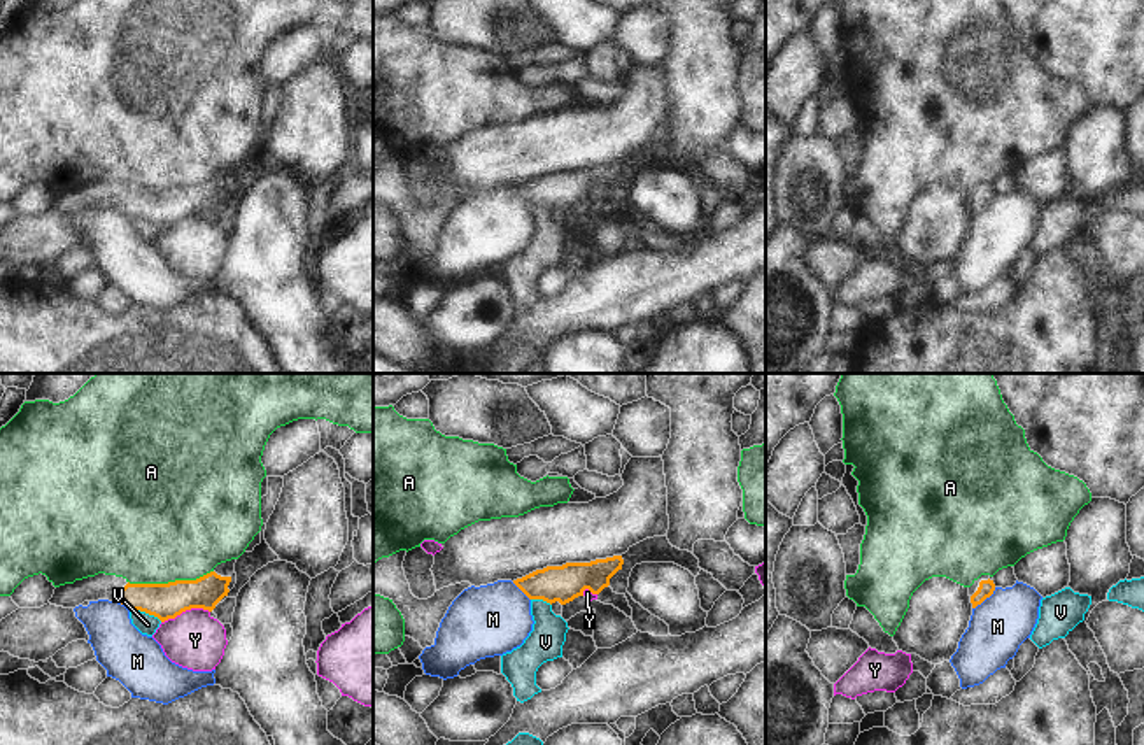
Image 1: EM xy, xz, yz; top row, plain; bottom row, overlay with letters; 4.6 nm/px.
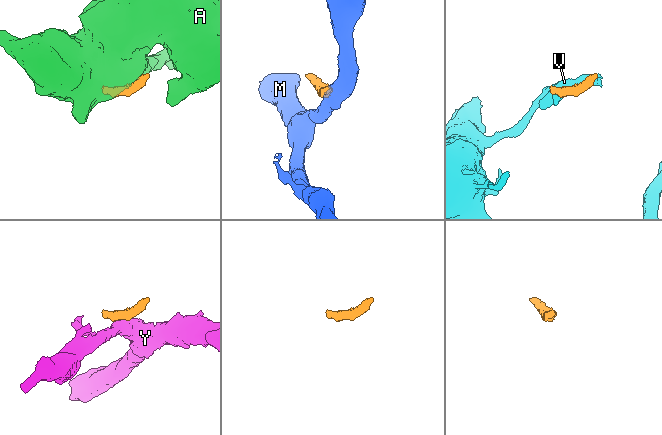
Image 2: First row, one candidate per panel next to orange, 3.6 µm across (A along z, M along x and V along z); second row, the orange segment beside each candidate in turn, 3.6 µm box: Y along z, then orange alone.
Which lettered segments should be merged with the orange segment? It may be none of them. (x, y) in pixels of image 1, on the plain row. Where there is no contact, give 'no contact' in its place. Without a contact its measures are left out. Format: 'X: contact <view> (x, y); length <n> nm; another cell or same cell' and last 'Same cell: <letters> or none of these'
A: contact xy (170, 190); length 400 nm; another cell
M: contact yz (985, 205); length 150 nm; another cell
V: contact xy (146, 219); length 160 nm; another cell
Y: contact xy (184, 218); length 240 nm; another cell
Same cell: none of these

